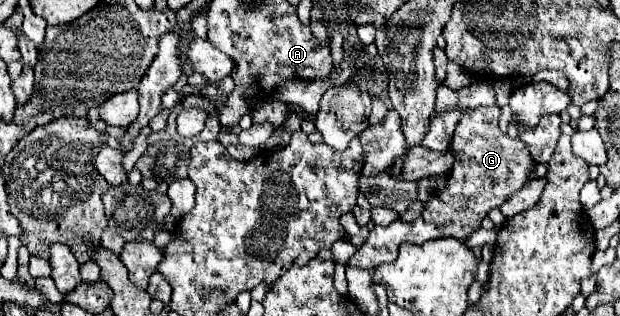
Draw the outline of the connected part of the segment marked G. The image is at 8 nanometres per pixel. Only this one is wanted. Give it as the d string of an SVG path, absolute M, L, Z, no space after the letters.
M497 106L465 110L459 116L449 146L455 154L455 162L453 168L445 174L445 188L431 192L427 202L423 202L421 216L413 222L395 220L389 226L375 226L369 232L367 242L357 248L357 254L349 260L349 264L373 272L379 264L389 264L397 260L399 246L405 242L425 244L429 240L447 236L467 240L471 232L481 228L481 220L489 214L489 210L499 208L505 198L521 190L523 184L529 180L527 176L533 168L533 160L519 138L509 138L505 132L501 132L500 115L501 108Z

